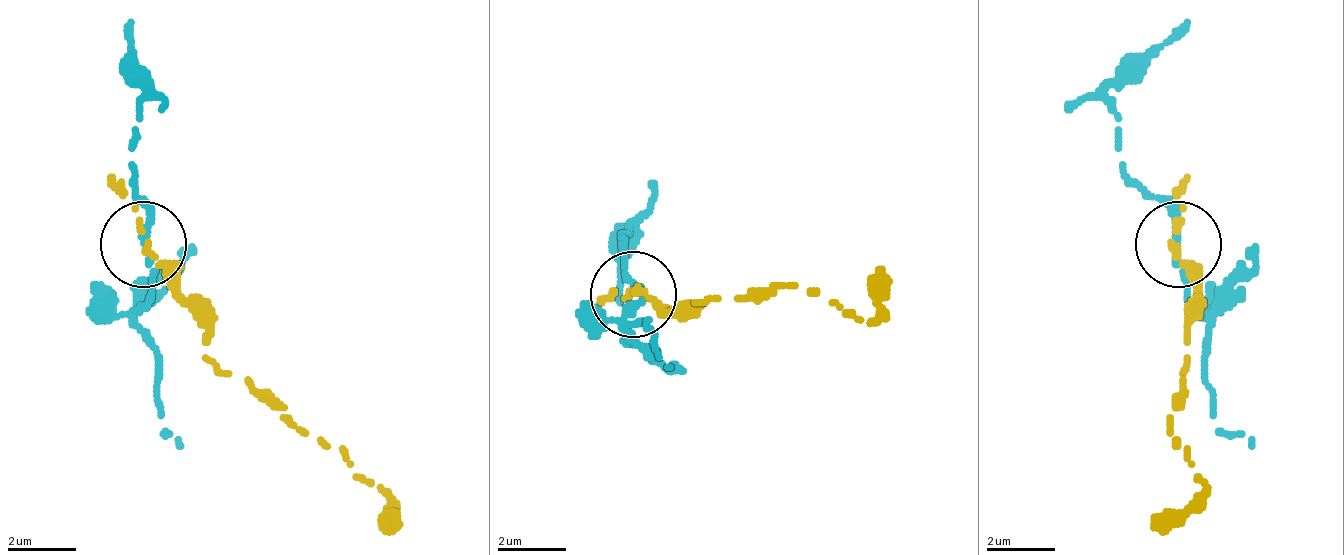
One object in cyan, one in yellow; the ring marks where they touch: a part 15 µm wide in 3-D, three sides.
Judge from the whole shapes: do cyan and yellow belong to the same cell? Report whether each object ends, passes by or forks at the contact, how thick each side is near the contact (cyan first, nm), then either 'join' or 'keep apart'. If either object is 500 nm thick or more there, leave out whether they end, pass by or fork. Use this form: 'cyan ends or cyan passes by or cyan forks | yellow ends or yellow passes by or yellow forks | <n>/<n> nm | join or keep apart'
cyan passes by | yellow ends | 200/280 nm | keep apart

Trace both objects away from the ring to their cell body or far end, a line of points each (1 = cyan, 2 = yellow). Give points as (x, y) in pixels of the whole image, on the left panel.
1: (141, 246), (150, 221), (133, 152), (150, 91), (124, 23)
2: (141, 246), (167, 272), (201, 324), (201, 358), (245, 375), (305, 436), (382, 487), (391, 530)

